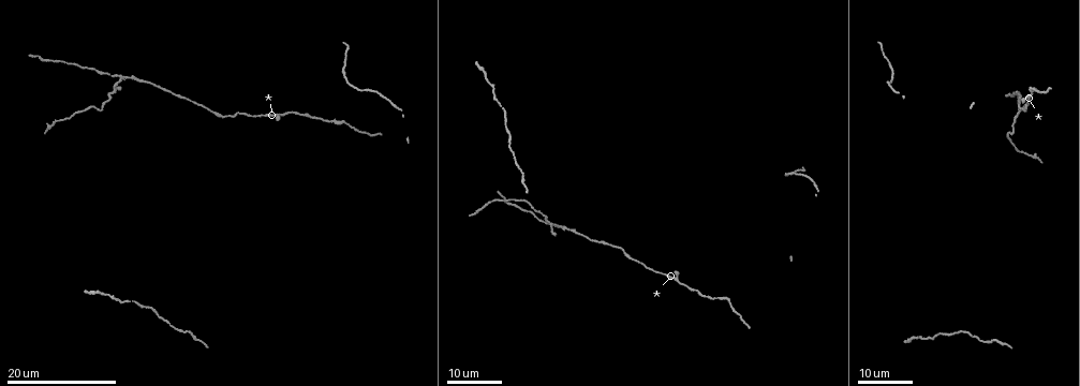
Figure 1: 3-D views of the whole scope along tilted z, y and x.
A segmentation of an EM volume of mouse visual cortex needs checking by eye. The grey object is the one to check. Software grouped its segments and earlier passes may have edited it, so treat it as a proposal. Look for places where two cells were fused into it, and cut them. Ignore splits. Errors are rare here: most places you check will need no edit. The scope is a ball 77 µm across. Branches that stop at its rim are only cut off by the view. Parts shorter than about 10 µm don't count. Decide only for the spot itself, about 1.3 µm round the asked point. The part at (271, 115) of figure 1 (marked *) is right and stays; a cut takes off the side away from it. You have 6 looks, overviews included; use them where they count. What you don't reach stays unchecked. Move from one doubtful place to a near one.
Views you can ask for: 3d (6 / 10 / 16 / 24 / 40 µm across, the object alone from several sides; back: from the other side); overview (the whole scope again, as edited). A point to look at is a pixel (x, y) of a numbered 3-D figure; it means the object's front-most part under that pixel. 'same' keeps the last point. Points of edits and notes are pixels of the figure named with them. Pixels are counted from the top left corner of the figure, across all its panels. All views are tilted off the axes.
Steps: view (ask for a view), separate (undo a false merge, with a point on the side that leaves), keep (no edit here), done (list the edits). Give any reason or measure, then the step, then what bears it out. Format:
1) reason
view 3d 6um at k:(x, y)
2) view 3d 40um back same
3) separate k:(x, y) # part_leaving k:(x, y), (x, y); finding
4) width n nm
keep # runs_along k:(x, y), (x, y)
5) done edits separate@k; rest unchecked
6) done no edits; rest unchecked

calibre changes
view 3d 24um at 1:(727, 298)

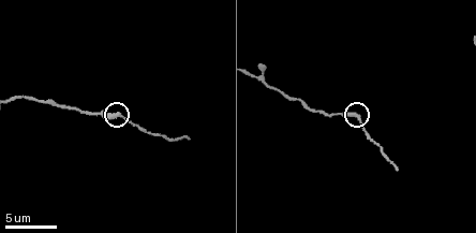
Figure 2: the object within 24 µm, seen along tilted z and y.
zoom in
view 3d 10um at 2:(118, 116)

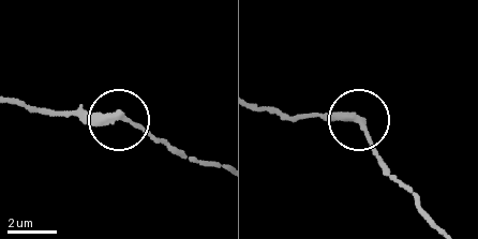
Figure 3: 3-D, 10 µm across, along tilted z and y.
width 280 nm
keep # runs_along 3:(18, 102), (45, 111), (110, 116), (177, 149); all the same cell

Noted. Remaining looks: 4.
a narrow waist
view 3d 24um at 1:(961, 331)

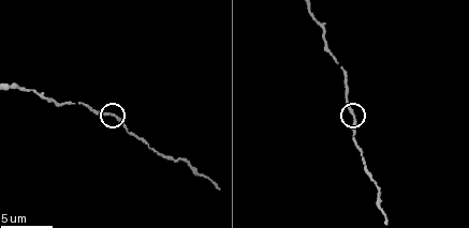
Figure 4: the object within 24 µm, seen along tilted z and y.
view 3d 10um at 4:(108, 112)

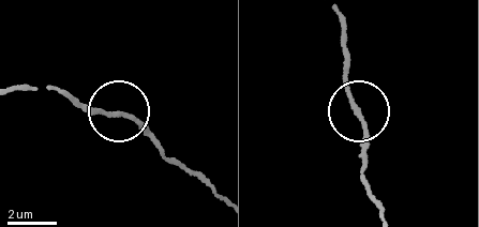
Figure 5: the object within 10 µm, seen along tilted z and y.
keep # continuous, no second cell

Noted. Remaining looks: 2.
done no edits; rest unchecked

